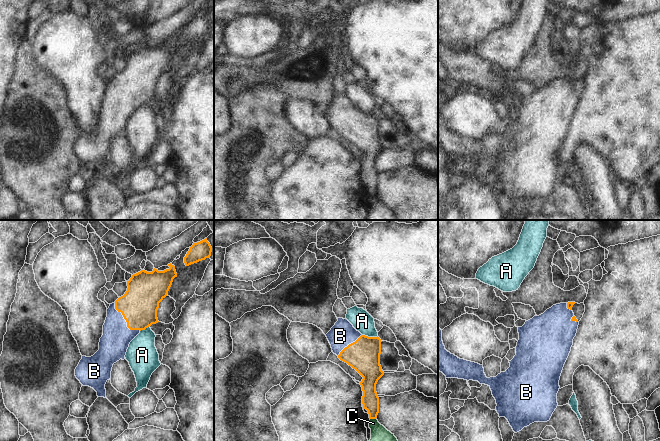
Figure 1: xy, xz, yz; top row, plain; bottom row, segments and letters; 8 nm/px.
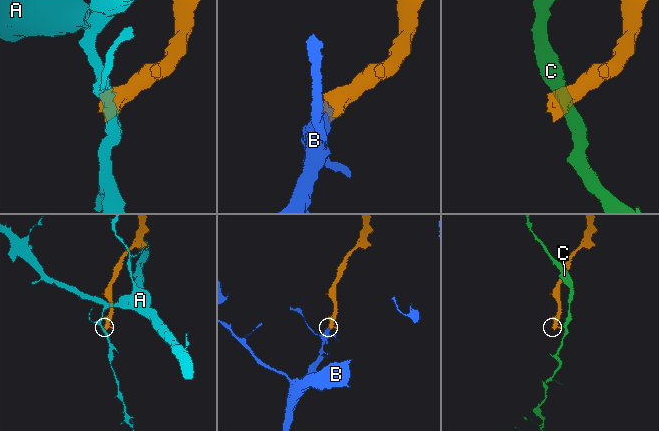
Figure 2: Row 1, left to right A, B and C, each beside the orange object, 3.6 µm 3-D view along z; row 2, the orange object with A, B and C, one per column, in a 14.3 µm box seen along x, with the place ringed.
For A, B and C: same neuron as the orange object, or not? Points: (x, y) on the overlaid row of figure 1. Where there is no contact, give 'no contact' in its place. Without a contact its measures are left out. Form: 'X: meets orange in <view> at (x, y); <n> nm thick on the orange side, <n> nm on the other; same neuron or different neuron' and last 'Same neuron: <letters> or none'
A: meets orange in xz at (370, 337); 260 nm thick on the orange side, 170 nm on the other; different neuron
B: meets orange in xy at (125, 319); 300 nm thick on the orange side, 240 nm on the other; same neuron
C: meets orange in xz at (373, 418); 140 nm thick on the orange side, 130 nm on the other; different neuron
Same neuron: B

